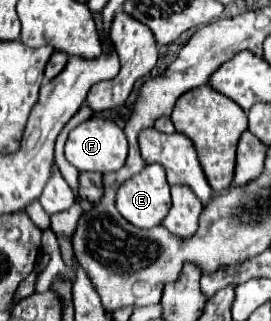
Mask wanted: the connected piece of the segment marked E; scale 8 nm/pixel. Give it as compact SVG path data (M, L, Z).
M148 164L140 174L124 182L116 194L116 208L130 224L136 224L138 228L154 228L162 224L170 210L170 184L166 182L164 168L160 164Z

